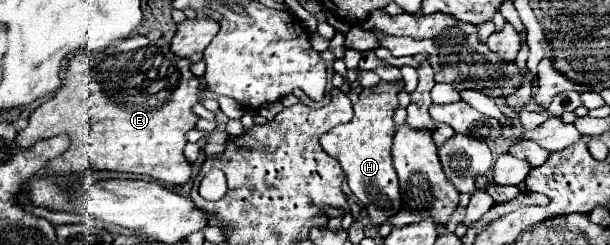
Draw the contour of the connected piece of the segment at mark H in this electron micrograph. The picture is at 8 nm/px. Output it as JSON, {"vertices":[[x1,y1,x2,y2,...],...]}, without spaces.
{"vertices":[[381,82,375,90,363,90,359,94,357,104,353,104,355,116,351,118,351,122,329,130,319,140,323,150,329,156,339,160,345,172,345,180,351,192,355,194,355,198,363,202,365,208,385,210,387,220,393,214,397,214,397,210,401,208,399,180,391,164,391,146,393,146,393,134,395,134,393,110,399,106,397,104,399,90,401,90,399,84,387,84,387,82]]}

